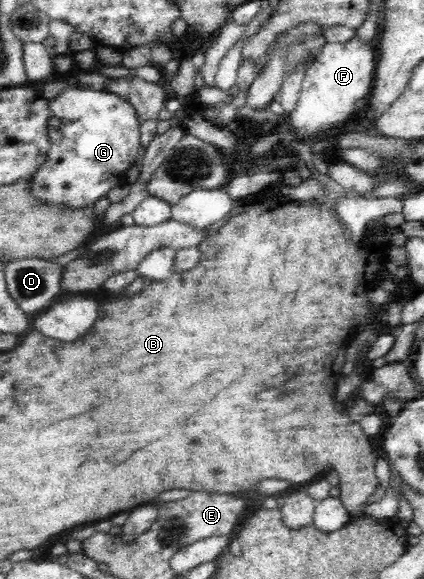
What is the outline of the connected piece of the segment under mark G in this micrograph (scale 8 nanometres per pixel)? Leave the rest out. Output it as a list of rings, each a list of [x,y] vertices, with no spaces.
[[[67,86],[55,100],[47,100],[51,118],[46,122],[49,135],[49,152],[36,172],[27,179],[29,192],[41,199],[46,206],[61,207],[61,210],[77,210],[93,205],[115,187],[126,184],[127,172],[139,156],[140,124],[135,108],[128,101],[108,90],[89,89],[82,86]]]

